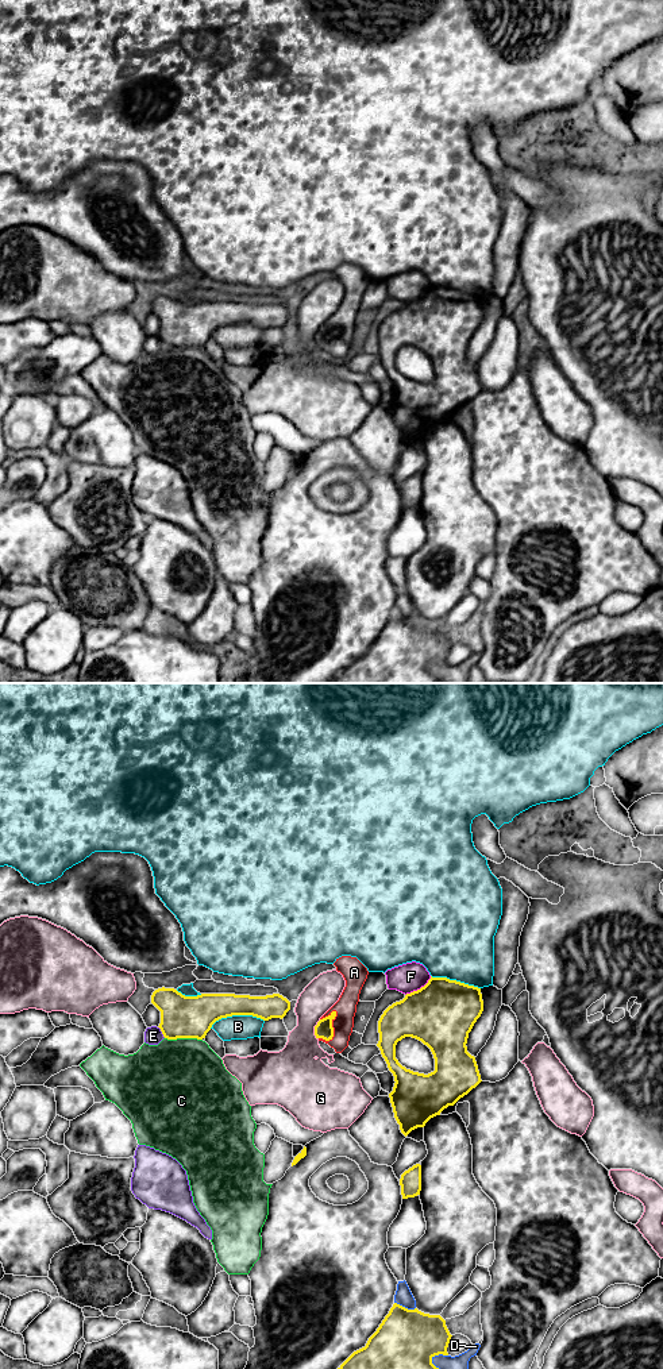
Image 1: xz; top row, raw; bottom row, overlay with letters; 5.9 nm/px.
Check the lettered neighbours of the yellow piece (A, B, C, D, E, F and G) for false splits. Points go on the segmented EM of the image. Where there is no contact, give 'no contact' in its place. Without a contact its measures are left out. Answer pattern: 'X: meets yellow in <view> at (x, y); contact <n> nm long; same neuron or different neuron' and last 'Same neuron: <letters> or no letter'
A: meets yellow in xz at (332, 1030); contact 200 nm long; same neuron
B: meets yellow in xz at (236, 1014); contact 340 nm long; different neuron
C: meets yellow in xz at (184, 1037); contact 220 nm long; different neuron
D: meets yellow in xz at (404, 1307); contact 130 nm long; different neuron
E: meets yellow in xz at (161, 1030); contact 80 nm long; different neuron
F: meets yellow in xz at (420, 988); contact 200 nm long; different neuron
G: meets yellow in xz at (315, 1029); contact 120 nm long; different neuron
Same neuron: A

